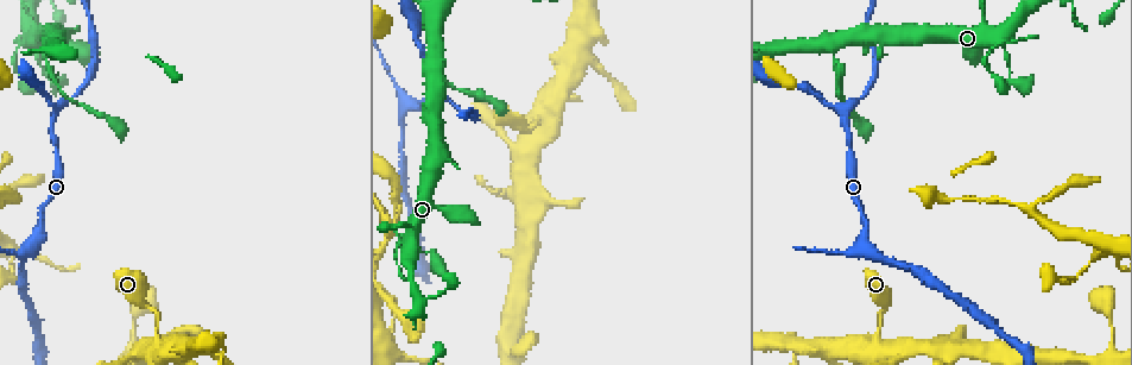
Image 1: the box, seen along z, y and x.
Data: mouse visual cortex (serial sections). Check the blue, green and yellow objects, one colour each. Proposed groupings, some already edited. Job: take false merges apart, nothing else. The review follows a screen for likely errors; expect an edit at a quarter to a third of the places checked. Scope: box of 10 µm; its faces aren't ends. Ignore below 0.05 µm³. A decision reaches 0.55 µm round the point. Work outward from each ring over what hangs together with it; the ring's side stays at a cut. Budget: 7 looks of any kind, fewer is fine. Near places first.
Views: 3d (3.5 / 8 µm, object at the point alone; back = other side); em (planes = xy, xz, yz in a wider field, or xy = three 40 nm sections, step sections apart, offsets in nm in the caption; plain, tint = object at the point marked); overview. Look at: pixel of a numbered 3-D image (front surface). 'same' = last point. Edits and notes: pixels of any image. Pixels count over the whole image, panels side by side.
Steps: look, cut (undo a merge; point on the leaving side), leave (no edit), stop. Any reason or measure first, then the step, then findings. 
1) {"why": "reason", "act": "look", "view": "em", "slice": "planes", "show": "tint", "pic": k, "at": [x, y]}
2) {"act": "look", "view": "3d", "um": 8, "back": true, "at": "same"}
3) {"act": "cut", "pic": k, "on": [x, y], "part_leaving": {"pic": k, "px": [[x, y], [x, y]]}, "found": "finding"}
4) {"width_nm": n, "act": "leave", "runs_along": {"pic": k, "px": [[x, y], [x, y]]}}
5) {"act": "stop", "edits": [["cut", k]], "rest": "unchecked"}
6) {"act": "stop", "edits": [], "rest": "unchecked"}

{"why": "three-way junction", "act": "look", "view": "3d", "um": 3.5, "pic": 1, "at": [846, 115]}

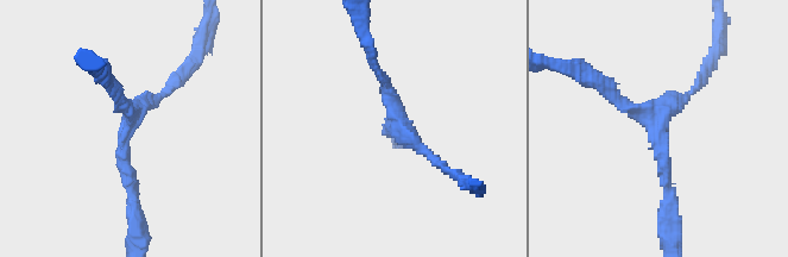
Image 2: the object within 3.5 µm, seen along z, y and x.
{"arms": 3, "arm_widths_nm": [150, 150, 150], "why": "shape alone is not enough", "act": "look", "view": "em", "slice": "planes", "show": "tint", "pic": 2, "at": [657, 123]}

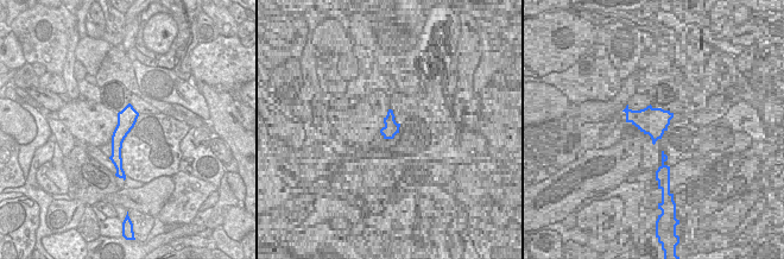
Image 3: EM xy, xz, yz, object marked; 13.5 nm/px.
{"act": "leave", "runs_along": {"pic": 3, "px": [[130, 108], [117, 140], [118, 164]]}, "found": "all the same cell"}

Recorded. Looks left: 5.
{"why": "thin arm on a thick one", "act": "look", "view": "3d", "um": 3.5, "back": true, "pic": 1, "at": [835, 41]}

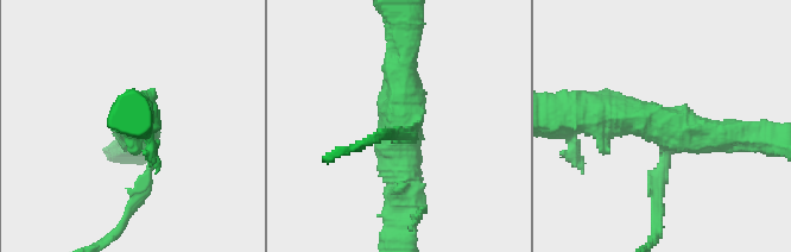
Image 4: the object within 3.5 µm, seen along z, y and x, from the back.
{"arms": 3, "arm_widths_nm": [200, 400, 500], "act": "look", "view": "em", "slice": "xy", "step": 3, "show": "tint", "pic": 4, "at": [665, 131]}

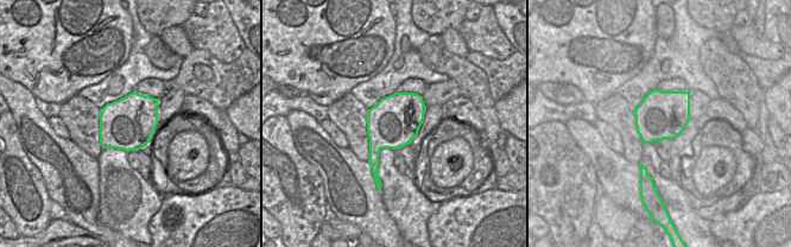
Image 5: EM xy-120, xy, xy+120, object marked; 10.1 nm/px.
{"act": "leave", "runs_along": {"pic": 4, "px": [[590, 114], [746, 136]]}, "found": "one cell here"}

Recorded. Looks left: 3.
{"why": "arms part here", "act": "look", "view": "3d", "um": 8, "pic": 1, "at": [29, 248]}

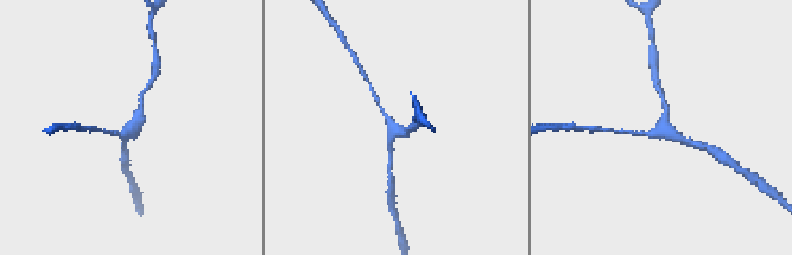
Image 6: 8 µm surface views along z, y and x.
{"why": "zoom in", "act": "look", "view": "3d", "um": 3.5, "at": "same"}

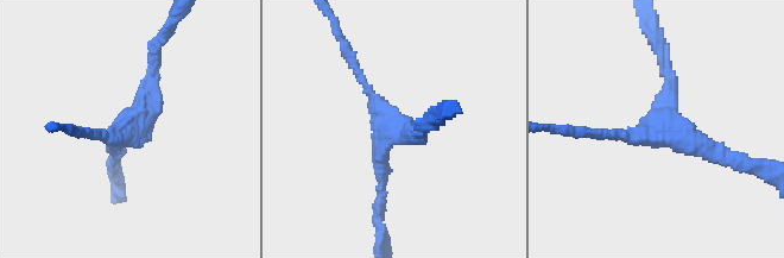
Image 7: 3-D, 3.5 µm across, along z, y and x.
{"arms": 3, "arm_widths_nm": [150, 200, 200], "act": "look", "view": "em", "slice": "planes", "show": "tint", "pic": 7, "at": [661, 125]}

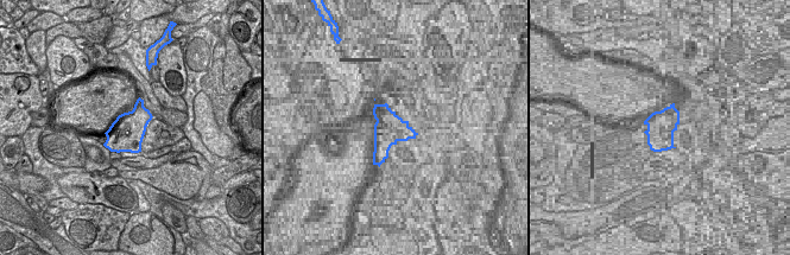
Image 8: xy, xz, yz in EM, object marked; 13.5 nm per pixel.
{"act": "leave", "found": "all the same cell"}

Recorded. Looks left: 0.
{"act": "stop", "edits": [], "rest": "unchecked"}

